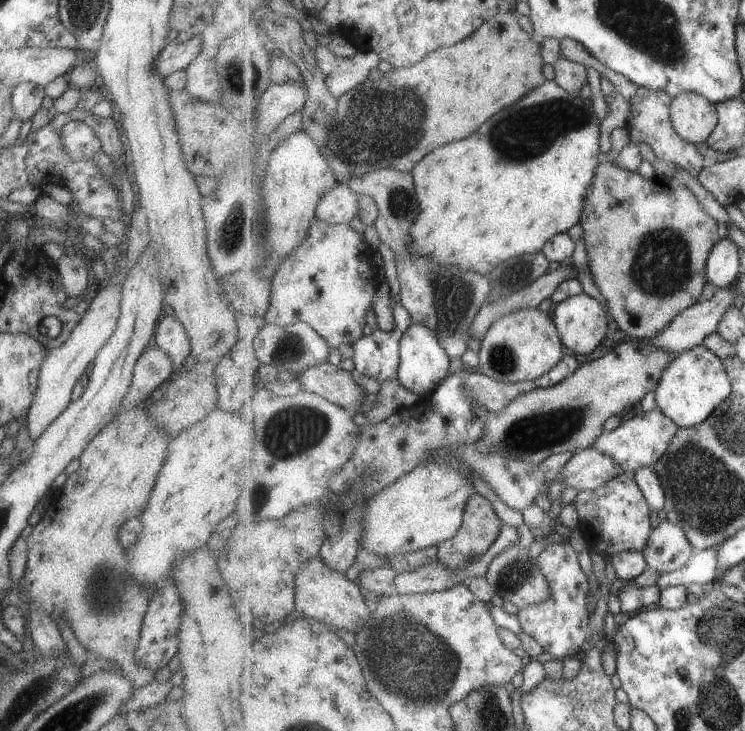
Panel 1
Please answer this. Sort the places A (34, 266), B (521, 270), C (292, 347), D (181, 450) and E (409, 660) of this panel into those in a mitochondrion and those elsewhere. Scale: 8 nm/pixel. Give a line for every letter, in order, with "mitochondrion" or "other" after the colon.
A: other
B: mitochondrion
C: mitochondrion
D: other
E: mitochondrion

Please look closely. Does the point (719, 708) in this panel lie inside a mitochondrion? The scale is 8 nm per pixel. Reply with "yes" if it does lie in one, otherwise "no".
yes

